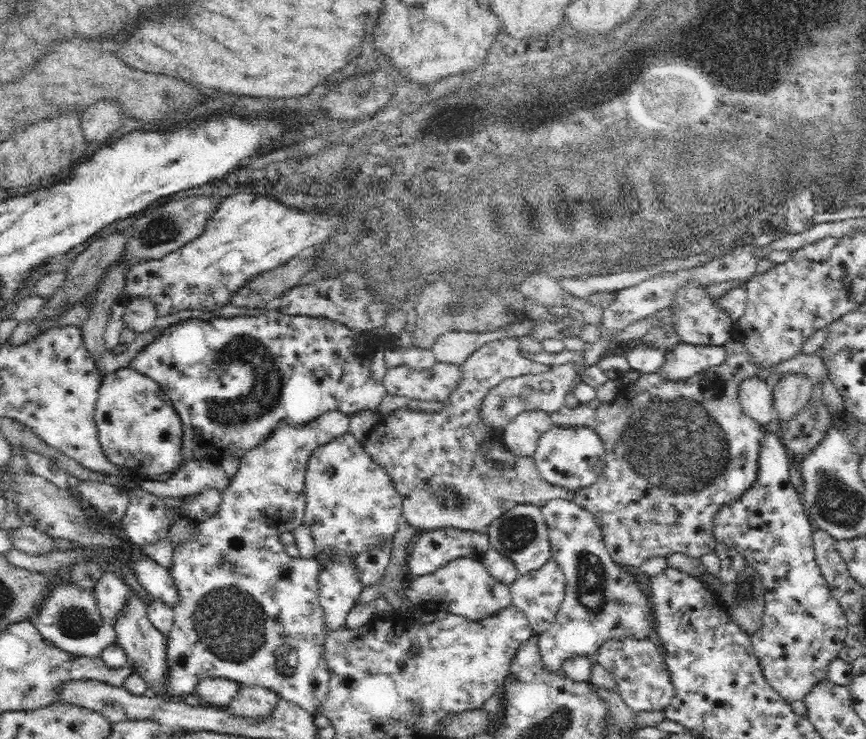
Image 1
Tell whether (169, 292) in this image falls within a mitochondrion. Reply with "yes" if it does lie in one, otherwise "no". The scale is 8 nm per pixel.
no

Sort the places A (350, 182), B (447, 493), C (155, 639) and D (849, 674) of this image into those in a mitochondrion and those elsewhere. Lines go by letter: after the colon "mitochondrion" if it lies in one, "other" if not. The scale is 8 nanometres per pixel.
A: other
B: mitochondrion
C: other
D: other

